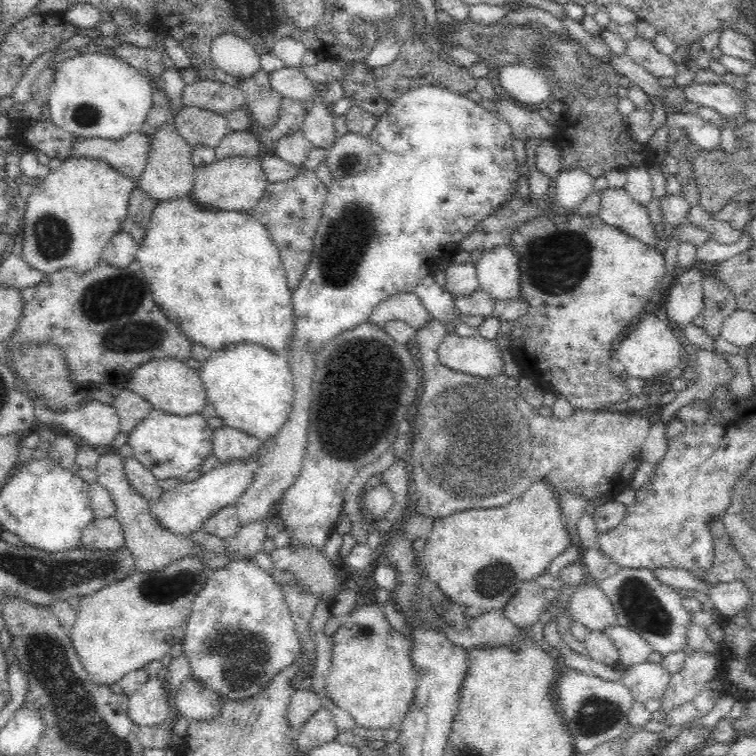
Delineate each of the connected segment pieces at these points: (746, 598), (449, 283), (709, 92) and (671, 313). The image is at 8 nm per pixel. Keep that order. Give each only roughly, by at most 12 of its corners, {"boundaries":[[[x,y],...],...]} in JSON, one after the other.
{"boundaries":[[[738,581],[712,585],[709,597],[722,619],[753,604]],[[470,262],[445,266],[442,285],[455,297],[479,288]],[[686,85],[685,97],[736,120],[749,98],[730,85]],[[702,271],[672,282],[665,313],[678,329],[704,310]]]}

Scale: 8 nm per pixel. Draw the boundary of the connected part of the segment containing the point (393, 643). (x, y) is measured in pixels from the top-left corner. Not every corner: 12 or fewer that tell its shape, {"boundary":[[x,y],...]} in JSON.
{"boundary":[[381,603],[330,638],[326,701],[369,731],[400,728],[420,676]]}

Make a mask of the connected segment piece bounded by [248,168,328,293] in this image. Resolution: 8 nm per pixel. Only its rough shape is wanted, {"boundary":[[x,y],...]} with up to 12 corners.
{"boundary":[[314,170],[270,183],[248,214],[290,293],[312,262],[328,188]]}

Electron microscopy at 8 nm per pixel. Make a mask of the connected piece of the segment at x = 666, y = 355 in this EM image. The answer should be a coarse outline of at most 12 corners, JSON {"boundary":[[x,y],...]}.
{"boundary":[[654,314],[617,342],[612,357],[628,377],[660,380],[681,349]]}

